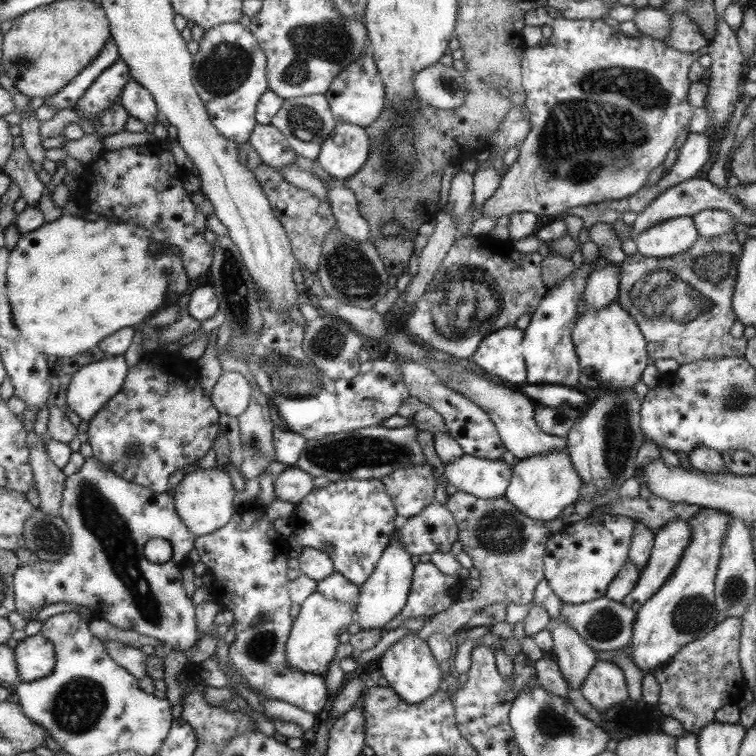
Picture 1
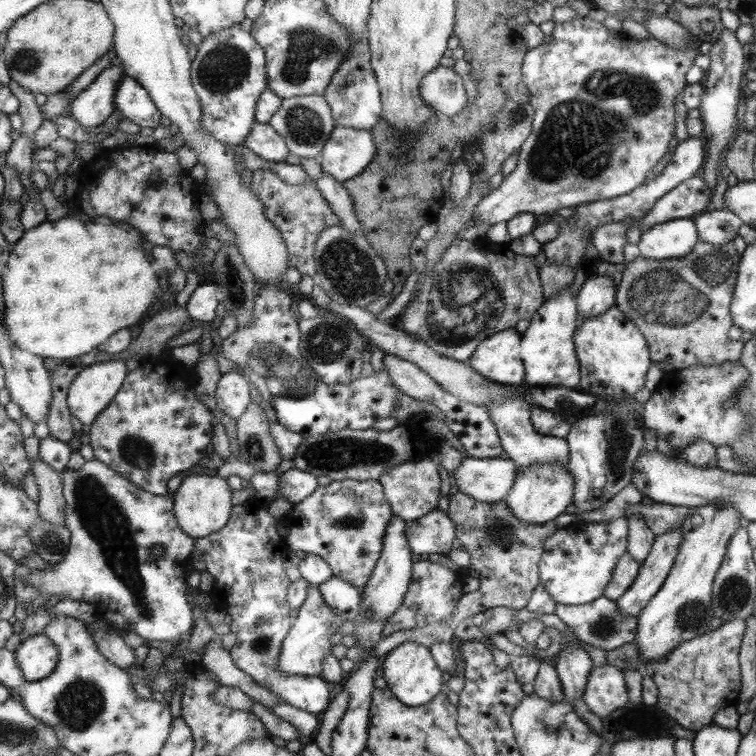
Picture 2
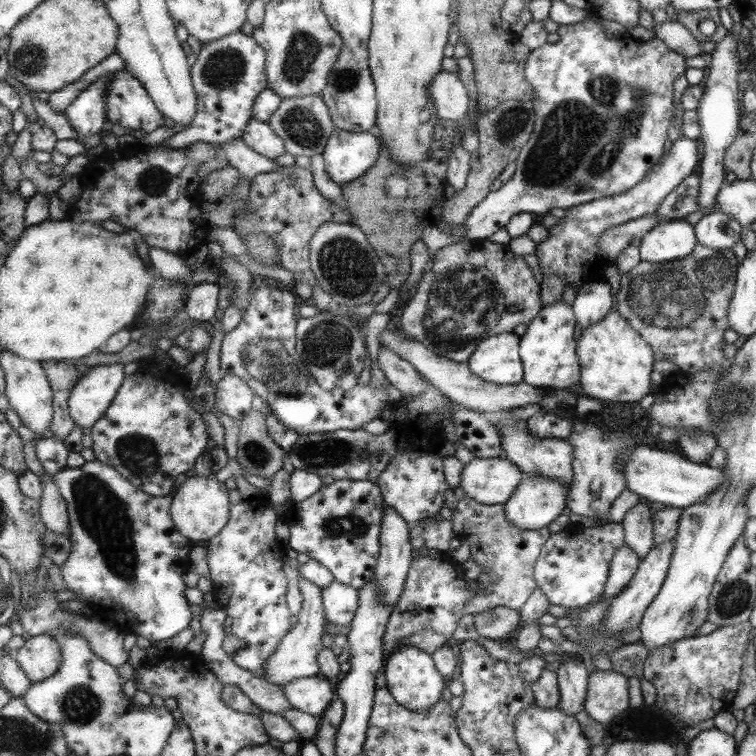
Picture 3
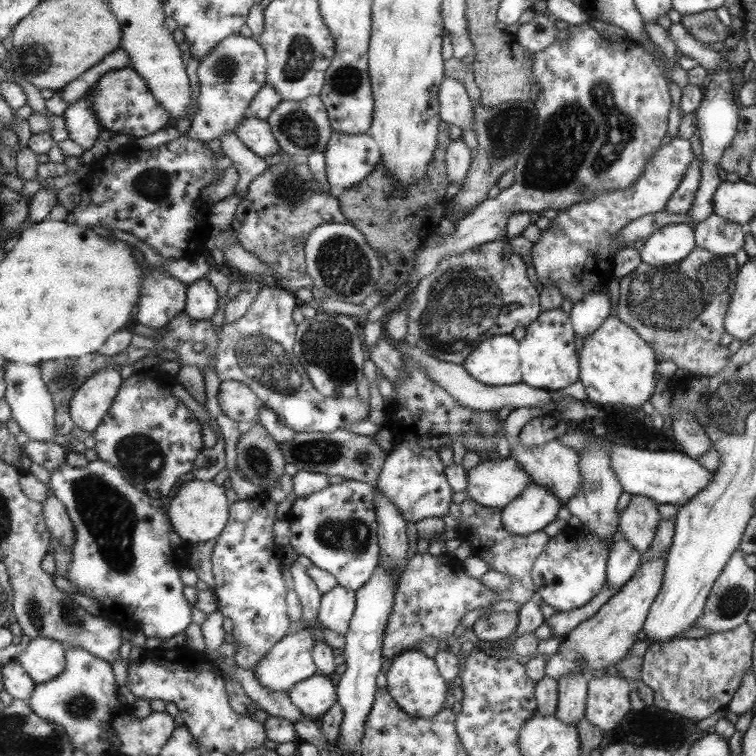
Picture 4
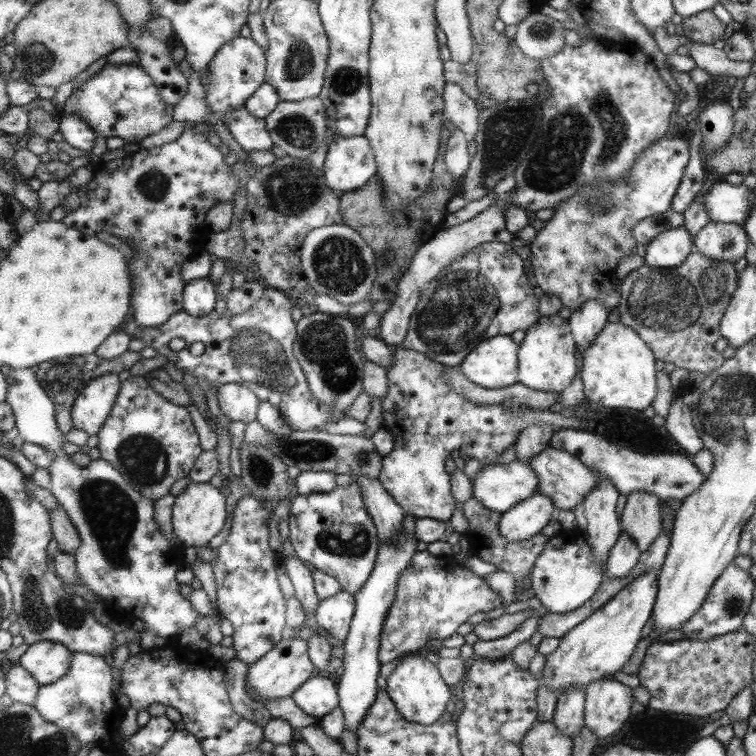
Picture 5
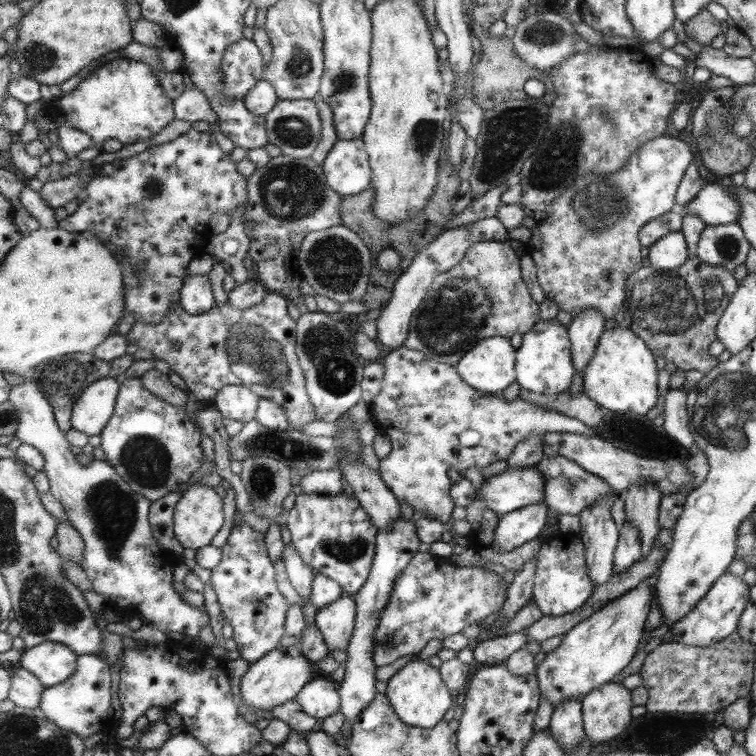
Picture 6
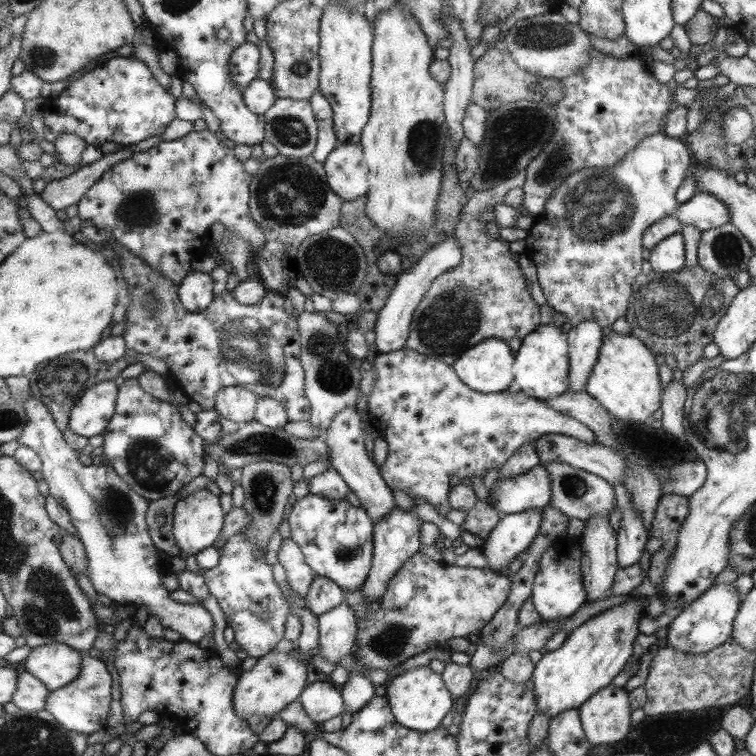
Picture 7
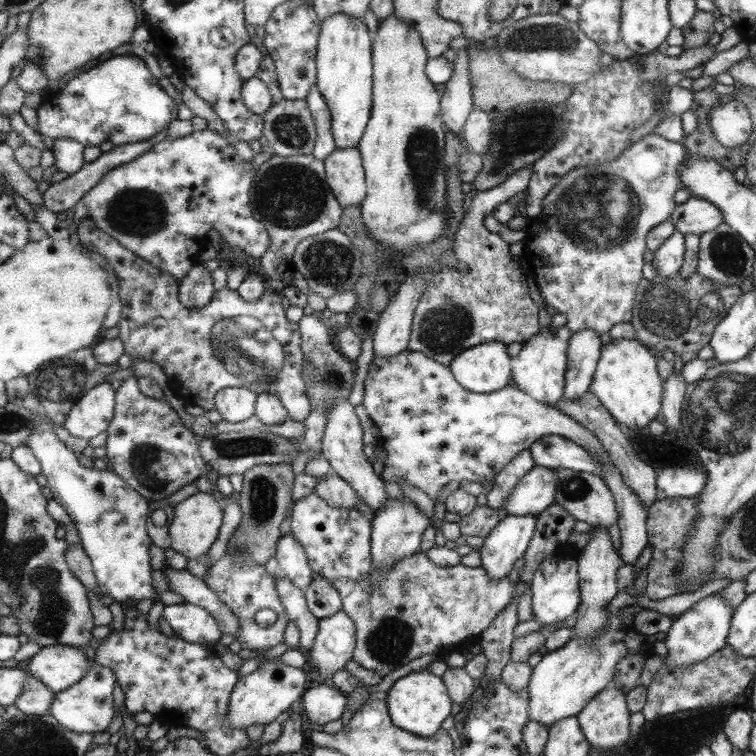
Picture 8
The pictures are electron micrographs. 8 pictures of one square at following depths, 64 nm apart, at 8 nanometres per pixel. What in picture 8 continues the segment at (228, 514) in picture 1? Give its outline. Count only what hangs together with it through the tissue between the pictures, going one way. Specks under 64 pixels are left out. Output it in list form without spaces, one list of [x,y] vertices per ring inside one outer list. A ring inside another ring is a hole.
[[[198,492],[175,508],[173,523],[169,526],[170,546],[189,560],[199,559],[211,550],[212,543],[219,536],[218,528],[222,522],[222,507],[215,498],[204,492]]]

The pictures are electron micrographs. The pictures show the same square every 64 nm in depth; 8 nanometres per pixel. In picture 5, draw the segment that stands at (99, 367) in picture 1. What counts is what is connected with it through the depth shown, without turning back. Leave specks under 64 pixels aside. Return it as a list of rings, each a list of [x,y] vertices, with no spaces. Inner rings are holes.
[[[105,374],[91,380],[72,405],[73,428],[98,435],[111,416],[121,386],[118,374]]]

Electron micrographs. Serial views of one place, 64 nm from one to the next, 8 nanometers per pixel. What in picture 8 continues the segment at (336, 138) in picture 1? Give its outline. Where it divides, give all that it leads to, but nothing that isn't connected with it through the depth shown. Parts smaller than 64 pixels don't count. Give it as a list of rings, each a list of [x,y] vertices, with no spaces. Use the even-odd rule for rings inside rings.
[[[358,147],[337,148],[324,162],[327,183],[343,209],[361,204],[367,196],[367,181]]]

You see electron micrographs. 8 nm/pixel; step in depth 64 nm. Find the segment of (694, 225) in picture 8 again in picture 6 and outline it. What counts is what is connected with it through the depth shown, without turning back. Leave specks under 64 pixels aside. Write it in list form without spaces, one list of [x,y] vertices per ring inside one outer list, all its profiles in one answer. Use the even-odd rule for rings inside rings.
[[[705,182],[698,194],[684,205],[687,214],[698,214],[704,225],[717,226],[740,220],[740,207],[733,194],[718,184]]]

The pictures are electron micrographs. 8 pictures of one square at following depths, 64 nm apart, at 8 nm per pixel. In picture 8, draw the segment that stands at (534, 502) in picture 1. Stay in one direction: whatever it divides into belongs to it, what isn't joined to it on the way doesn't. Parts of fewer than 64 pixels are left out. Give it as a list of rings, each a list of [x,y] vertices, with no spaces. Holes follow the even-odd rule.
[[[507,515],[484,539],[479,551],[481,567],[491,580],[504,580],[512,569],[522,564],[535,534],[536,519],[534,515]]]

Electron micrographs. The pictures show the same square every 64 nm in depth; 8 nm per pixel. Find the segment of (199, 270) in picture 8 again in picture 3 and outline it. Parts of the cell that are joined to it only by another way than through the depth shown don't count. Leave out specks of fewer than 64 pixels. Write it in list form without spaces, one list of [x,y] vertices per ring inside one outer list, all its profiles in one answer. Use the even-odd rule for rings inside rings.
[[[215,283],[196,284],[188,292],[183,314],[192,320],[208,322],[219,316],[218,298],[220,286]]]

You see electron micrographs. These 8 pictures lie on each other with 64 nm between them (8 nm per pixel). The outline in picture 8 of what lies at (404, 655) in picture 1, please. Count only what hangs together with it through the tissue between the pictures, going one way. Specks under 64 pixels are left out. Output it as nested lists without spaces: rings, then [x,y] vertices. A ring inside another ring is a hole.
[[[426,668],[418,669],[397,679],[387,692],[388,698],[385,700],[396,727],[428,739],[440,732],[440,726],[450,716],[450,708],[452,708],[452,702],[446,692],[447,686],[444,686],[444,683],[441,674],[430,673]]]

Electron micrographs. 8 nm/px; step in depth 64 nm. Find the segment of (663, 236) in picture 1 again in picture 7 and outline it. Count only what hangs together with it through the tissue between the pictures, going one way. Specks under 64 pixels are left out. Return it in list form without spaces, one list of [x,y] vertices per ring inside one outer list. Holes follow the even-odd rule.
[[[678,232],[652,249],[649,262],[655,273],[679,272],[687,259],[686,242],[682,232]]]

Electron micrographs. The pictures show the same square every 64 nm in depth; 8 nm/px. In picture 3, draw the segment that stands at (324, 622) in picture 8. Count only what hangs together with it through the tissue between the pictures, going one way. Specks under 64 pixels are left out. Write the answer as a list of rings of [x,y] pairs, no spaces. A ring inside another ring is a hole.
[[[335,580],[321,593],[327,622],[344,628],[351,624],[359,605],[359,591]]]

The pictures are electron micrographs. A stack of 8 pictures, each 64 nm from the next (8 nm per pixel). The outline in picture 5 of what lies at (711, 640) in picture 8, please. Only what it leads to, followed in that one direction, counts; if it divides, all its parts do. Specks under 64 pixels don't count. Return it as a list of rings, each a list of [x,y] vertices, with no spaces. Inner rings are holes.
[[[733,561],[727,570],[716,579],[706,602],[702,604],[698,612],[679,628],[680,632],[683,632],[686,639],[712,640],[717,636],[724,636],[738,630],[742,627],[743,618],[752,604],[754,587],[755,581],[748,574],[748,570],[738,568]]]

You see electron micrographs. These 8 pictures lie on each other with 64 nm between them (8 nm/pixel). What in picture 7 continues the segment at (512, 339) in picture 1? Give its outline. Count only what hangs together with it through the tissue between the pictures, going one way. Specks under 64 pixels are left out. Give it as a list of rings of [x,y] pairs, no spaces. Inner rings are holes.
[[[492,337],[464,352],[453,368],[464,384],[476,392],[490,394],[507,390],[515,378],[514,364],[511,346]]]

